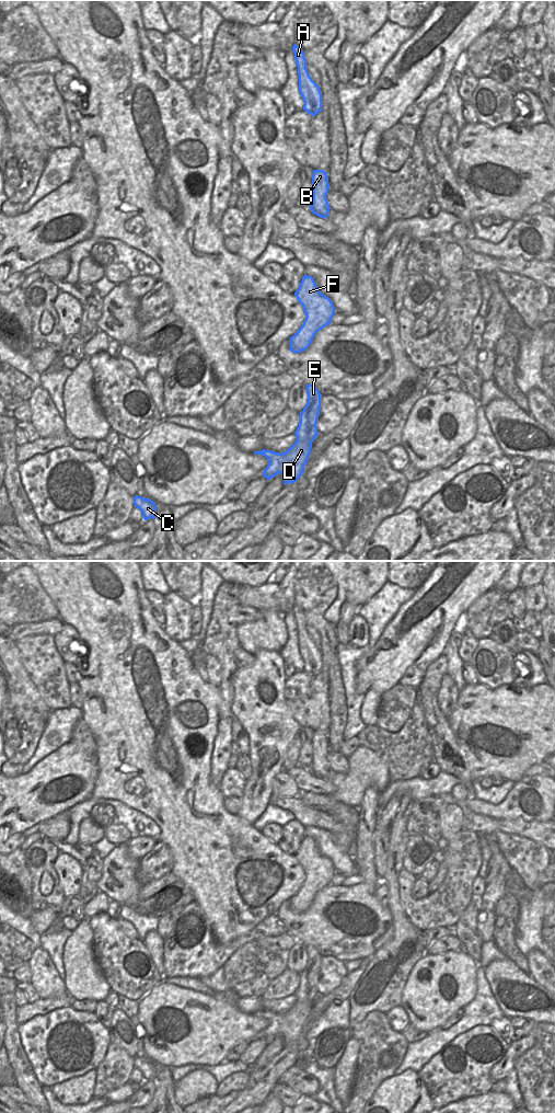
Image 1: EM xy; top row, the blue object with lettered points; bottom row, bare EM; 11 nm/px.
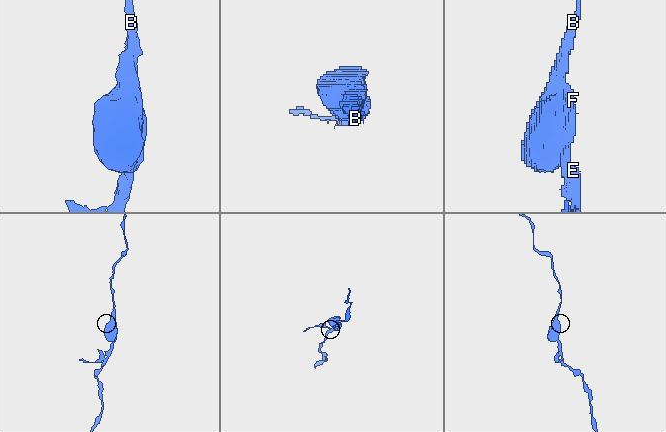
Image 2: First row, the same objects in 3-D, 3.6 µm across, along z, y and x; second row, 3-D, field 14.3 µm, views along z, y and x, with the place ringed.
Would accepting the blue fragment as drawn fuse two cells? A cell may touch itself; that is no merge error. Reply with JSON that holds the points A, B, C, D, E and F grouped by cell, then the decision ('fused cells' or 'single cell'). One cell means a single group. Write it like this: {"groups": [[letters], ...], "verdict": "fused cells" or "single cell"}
{"groups": [["A", "B", "D", "E", "F"], ["C"]], "verdict": "fused cells"}

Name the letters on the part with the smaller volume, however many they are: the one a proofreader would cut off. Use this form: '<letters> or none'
C

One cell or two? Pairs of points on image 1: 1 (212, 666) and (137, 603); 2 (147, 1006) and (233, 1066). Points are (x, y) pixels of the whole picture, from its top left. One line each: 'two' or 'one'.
1: two
2: two

